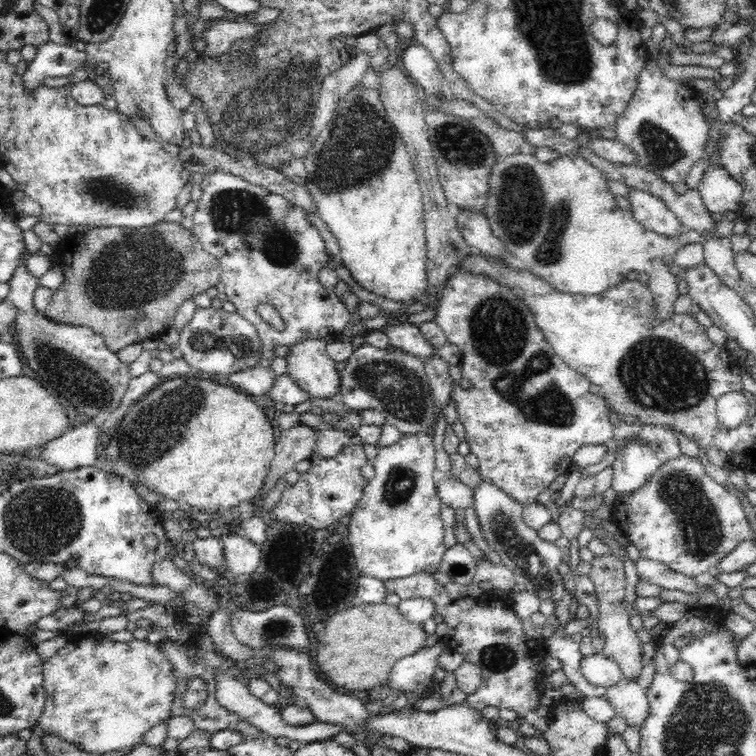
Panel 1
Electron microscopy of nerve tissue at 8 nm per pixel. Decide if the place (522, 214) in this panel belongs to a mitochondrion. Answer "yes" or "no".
yes

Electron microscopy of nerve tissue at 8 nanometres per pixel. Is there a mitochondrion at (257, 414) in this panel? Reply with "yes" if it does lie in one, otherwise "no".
no

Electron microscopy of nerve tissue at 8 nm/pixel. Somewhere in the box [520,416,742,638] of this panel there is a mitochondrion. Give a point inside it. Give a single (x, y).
(702, 532)

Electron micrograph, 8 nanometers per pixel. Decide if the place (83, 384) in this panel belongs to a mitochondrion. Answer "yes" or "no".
yes

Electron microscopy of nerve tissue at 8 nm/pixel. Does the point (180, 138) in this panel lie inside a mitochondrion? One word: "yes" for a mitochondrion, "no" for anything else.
no

